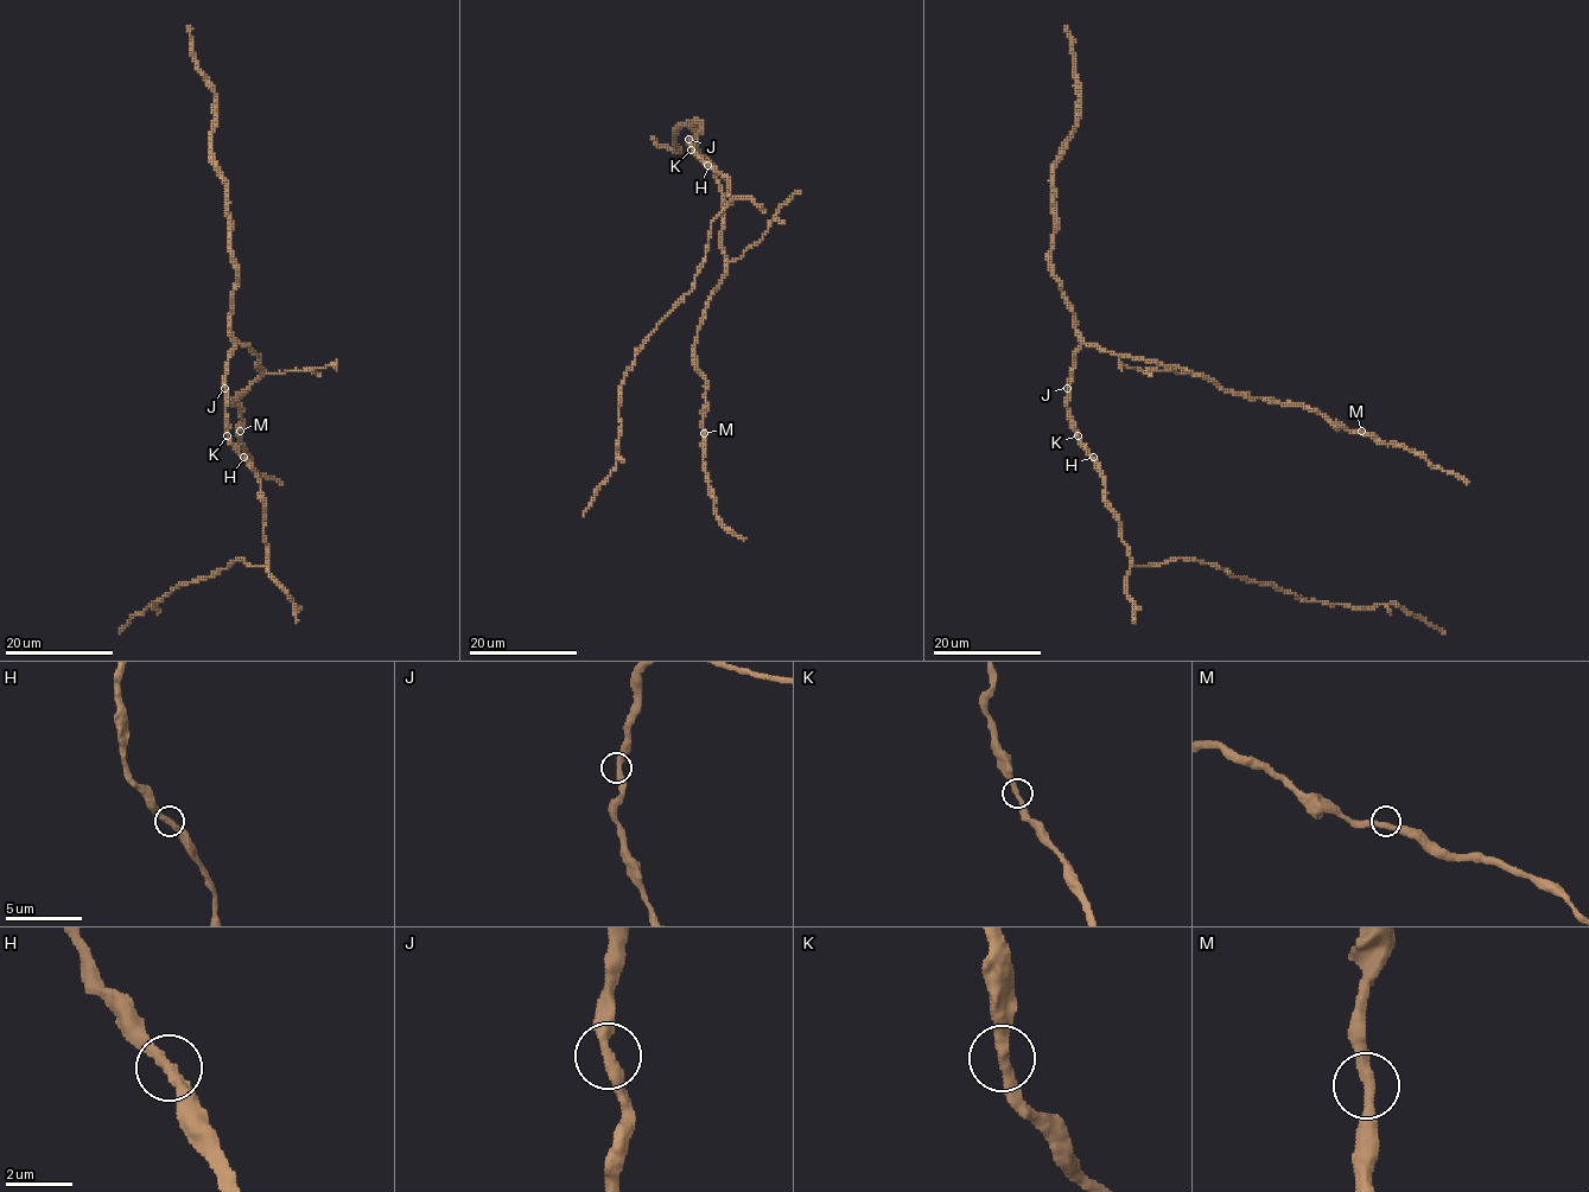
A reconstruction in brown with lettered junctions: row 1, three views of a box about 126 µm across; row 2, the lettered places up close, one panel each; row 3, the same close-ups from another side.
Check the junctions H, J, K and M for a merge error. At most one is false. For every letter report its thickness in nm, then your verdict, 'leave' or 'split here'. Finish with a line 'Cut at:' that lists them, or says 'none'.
H: 360 nm thick; leave
J: 360 nm thick; leave
K: 320 nm thick; leave
M: 340 nm thick; leave
Cut at: none

